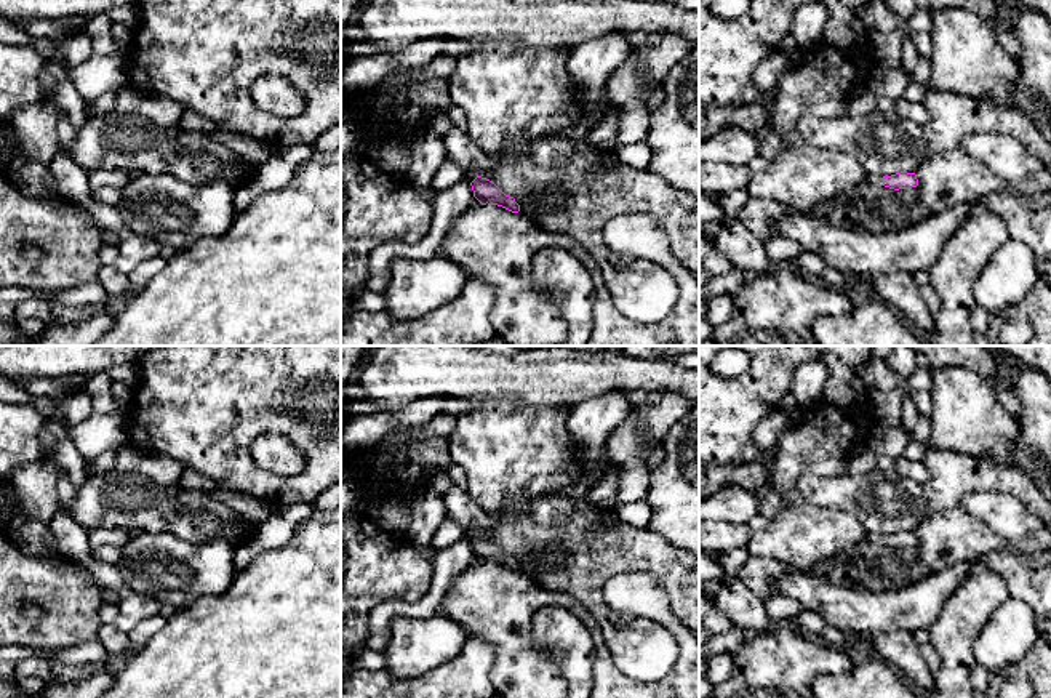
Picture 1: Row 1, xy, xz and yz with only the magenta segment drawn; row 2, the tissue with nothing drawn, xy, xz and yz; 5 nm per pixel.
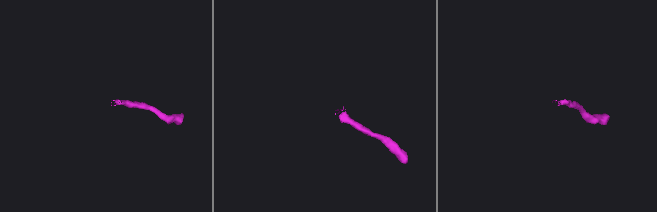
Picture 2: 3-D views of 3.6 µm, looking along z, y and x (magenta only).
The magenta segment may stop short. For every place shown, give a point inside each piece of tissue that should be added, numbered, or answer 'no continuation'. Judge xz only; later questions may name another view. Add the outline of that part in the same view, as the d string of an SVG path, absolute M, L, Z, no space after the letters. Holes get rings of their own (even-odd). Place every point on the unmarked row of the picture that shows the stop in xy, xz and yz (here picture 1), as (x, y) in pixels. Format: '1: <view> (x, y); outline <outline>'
1: xz (471, 517); outline M453 477L453 485L448 490L446 495L443 495L446 511L448 511L448 519L458 524L464 530L464 538L467 541L472 541L478 532L486 527L490 520L490 514L485 512L478 504L475 504L469 493L461 490L454 483Z

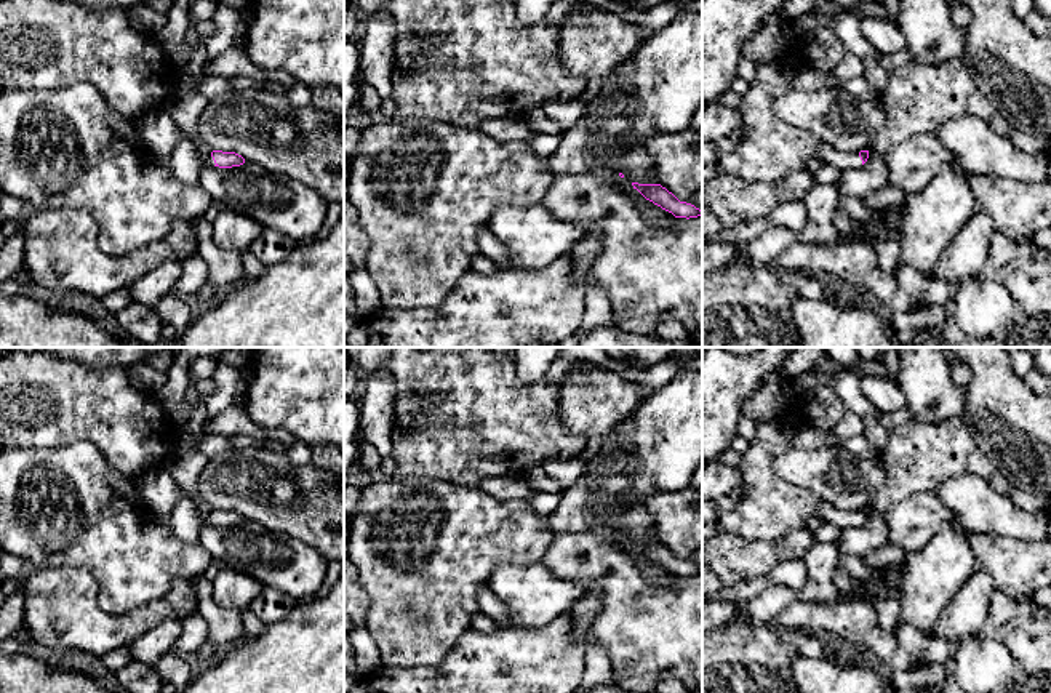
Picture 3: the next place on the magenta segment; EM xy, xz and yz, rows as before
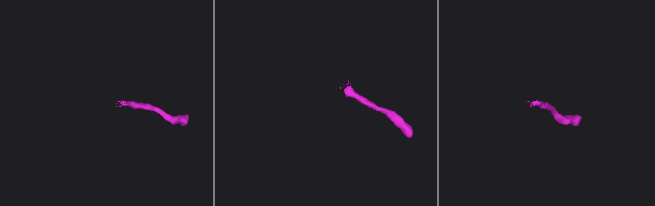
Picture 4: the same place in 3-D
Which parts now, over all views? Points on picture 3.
1: yz (843, 519); outline M824 504L821 507L819 517L822 519L822 522L833 523L841 530L848 527L859 527L862 523L859 511L840 511L830 504Z

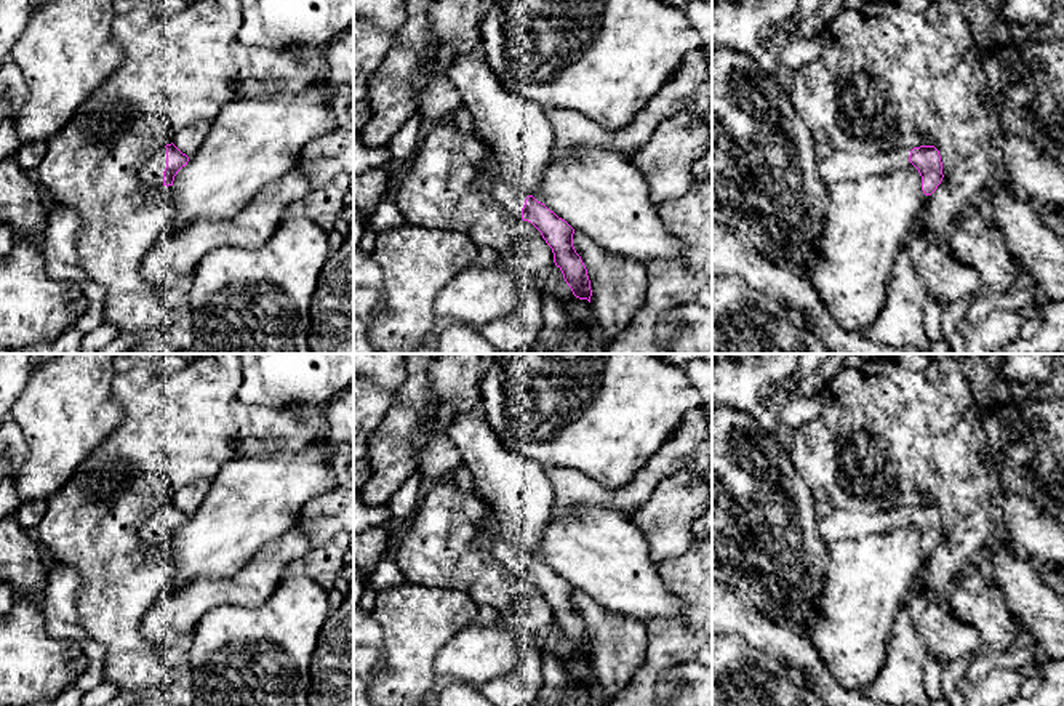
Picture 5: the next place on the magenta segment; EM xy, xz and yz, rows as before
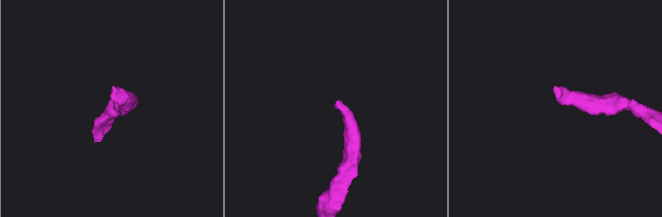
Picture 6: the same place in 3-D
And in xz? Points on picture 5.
1: xz (516, 487); outline M482 405L454 418L448 435L470 471L474 491L494 511L499 533L493 554L522 576L522 567L544 530L555 501L539 463L506 448L486 421Z

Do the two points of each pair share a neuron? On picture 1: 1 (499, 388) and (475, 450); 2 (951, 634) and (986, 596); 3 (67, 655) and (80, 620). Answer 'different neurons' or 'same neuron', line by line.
1: different neurons
2: same neuron
3: different neurons

